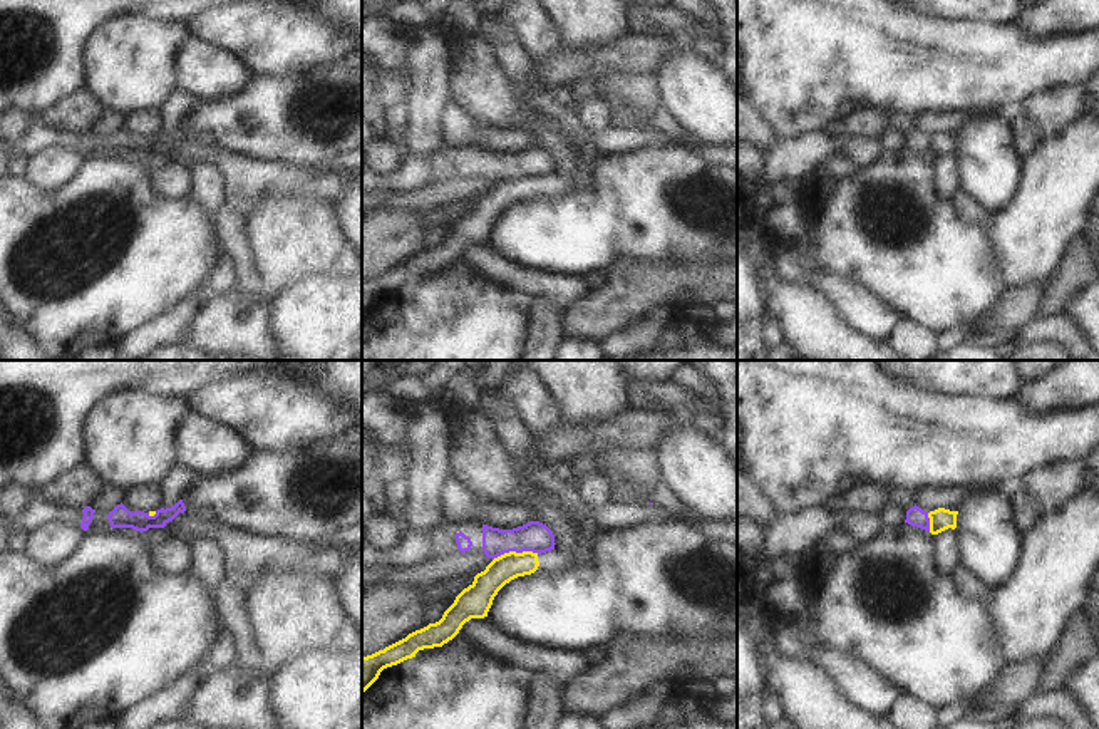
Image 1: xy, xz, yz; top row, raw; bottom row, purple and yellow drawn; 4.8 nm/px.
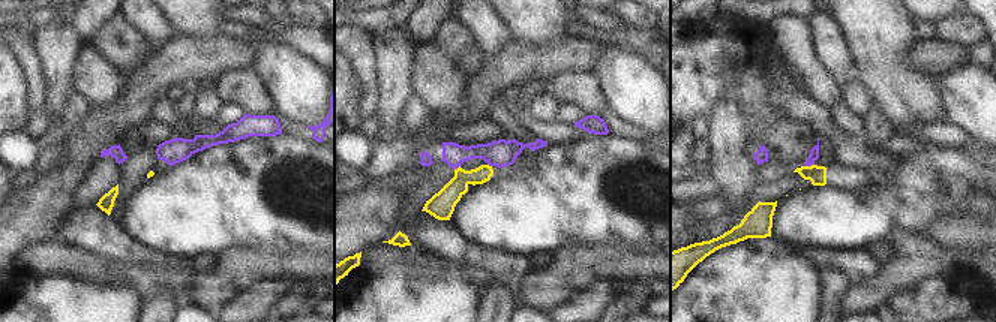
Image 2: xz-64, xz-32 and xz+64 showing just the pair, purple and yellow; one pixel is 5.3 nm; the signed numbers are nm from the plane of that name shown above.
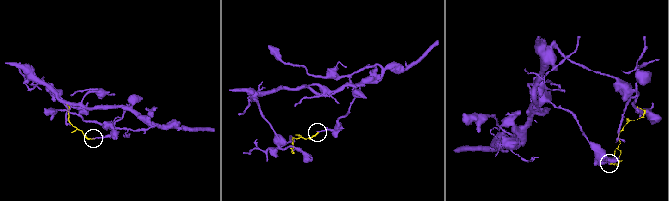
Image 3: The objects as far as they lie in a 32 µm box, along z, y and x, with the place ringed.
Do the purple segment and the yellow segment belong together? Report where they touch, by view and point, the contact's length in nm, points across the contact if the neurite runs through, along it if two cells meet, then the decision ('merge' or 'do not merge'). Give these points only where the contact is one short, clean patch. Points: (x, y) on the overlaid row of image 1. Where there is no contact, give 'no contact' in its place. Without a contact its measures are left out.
meets purple in xz at (515, 550); contact 220 nm long; border along xz (538, 553), (505, 552), (493, 560); do not merge

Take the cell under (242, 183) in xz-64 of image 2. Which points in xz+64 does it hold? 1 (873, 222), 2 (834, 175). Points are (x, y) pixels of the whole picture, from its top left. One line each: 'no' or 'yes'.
1: yes
2: no

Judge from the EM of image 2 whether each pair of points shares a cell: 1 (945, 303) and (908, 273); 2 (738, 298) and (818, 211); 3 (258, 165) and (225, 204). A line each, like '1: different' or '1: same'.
1: different
2: different
3: same

